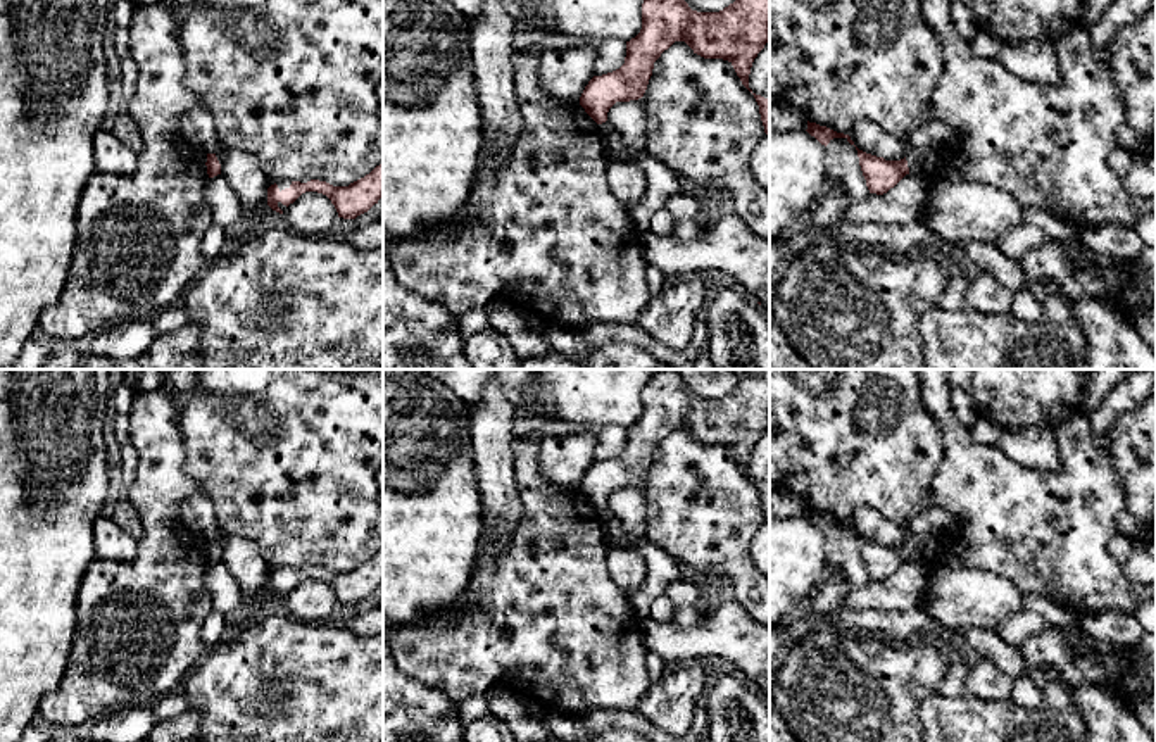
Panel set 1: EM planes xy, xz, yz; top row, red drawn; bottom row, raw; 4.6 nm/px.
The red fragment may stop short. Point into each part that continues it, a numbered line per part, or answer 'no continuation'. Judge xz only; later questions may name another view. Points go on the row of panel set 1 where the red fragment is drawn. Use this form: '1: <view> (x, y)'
1: xz (613, 145)

